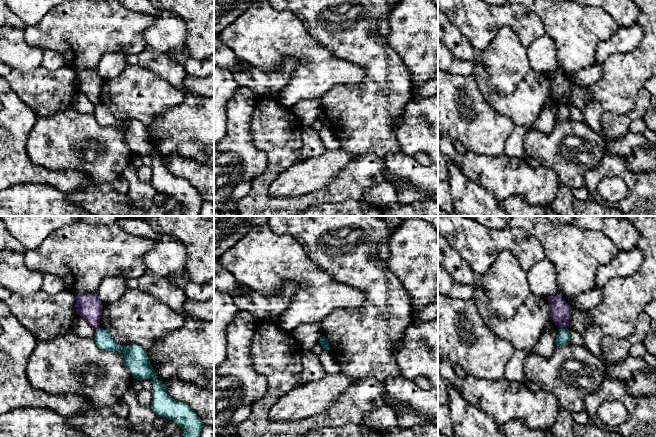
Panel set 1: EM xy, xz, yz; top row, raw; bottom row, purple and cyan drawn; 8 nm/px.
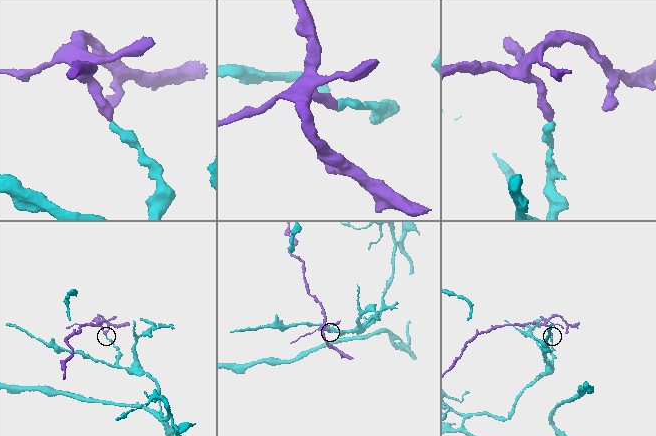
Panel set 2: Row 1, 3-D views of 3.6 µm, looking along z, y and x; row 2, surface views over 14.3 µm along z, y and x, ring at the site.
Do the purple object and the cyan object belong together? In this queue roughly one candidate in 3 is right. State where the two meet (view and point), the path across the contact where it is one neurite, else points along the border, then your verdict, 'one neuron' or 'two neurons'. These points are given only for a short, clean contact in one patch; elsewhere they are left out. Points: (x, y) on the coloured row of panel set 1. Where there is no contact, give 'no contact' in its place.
yz (563, 328) | along yz (559, 328), (566, 329) | two neurons

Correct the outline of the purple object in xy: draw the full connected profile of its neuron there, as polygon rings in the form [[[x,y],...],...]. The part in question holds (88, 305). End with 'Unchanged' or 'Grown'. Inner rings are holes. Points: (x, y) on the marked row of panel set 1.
[[[83,293],[76,295],[76,311],[95,329],[100,328],[103,304],[97,294]]]. Unchanged

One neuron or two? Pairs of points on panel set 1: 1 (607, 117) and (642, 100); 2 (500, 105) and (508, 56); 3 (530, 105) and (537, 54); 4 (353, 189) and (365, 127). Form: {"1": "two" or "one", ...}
{"1": "one", "2": "two", "3": "two", "4": "two"}

